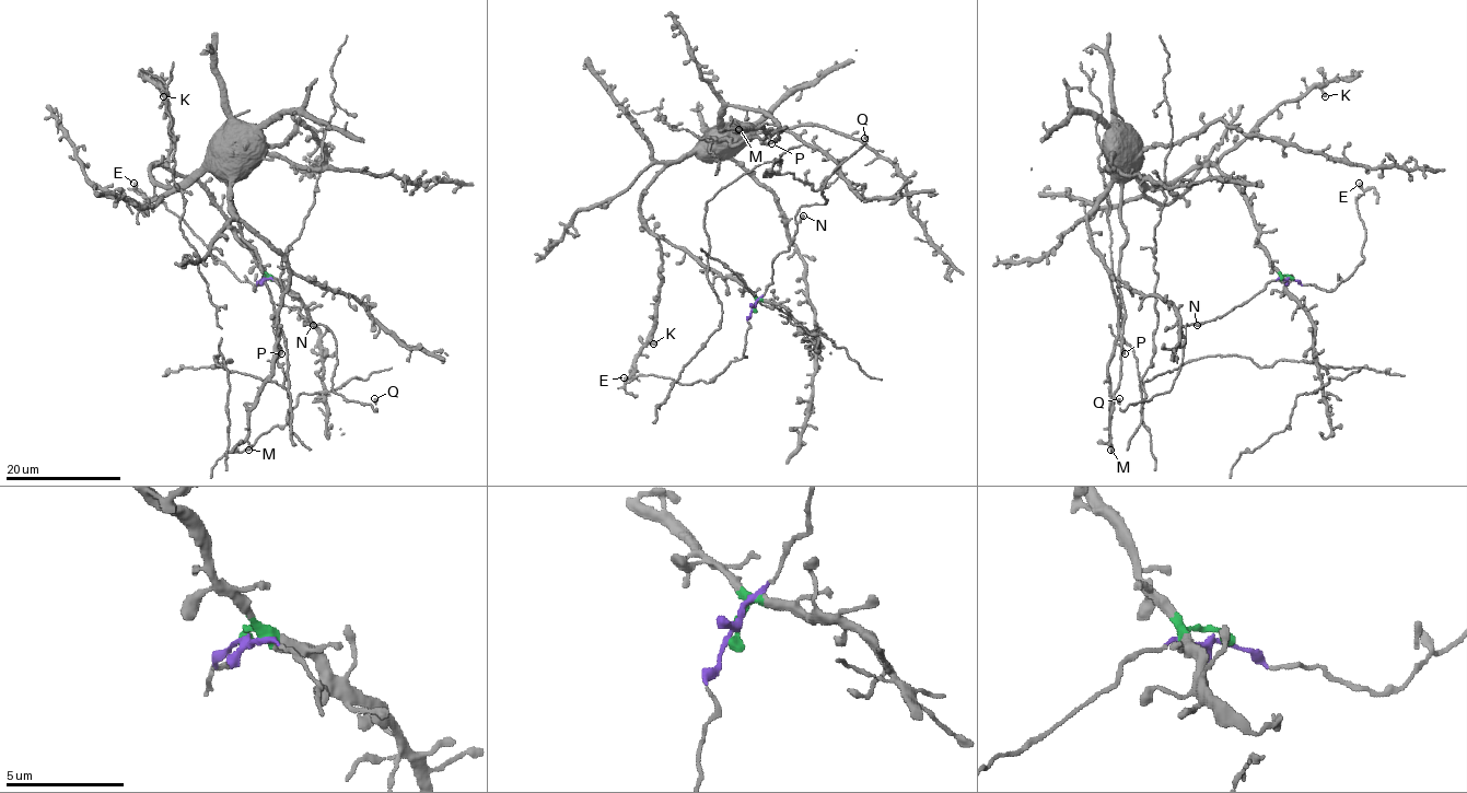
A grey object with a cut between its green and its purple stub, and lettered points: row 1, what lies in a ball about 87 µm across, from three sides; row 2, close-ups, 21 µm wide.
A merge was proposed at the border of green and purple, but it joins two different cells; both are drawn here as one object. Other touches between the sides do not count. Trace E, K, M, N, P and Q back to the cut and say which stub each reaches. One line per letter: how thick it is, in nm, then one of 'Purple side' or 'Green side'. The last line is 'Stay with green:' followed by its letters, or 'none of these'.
E: Thickness 440 nm. Purple side
K: Thickness 440 nm. Green side
M: Thickness 320 nm. Green side
N: Thickness 360 nm. Purple side
P: Thickness 300 nm. Green side
Q: Thickness 280 nm. Purple side
Stay with green: K, M, P

